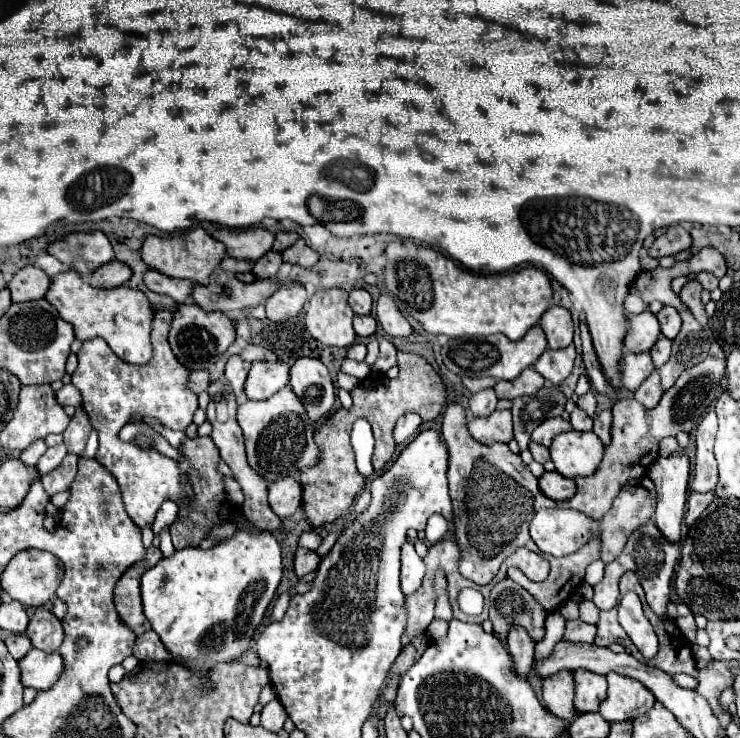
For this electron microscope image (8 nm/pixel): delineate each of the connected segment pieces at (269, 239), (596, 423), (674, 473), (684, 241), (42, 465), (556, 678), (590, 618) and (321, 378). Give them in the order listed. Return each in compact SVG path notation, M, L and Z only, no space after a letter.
M217 229L213 237L225 243L229 257L245 261L257 261L273 247L273 233L267 229Z
M601 411L593 419L593 431L605 445L609 445L609 429L611 429L611 411Z
M685 453L657 457L657 461L647 469L647 475L657 489L655 525L669 543L679 543L687 501L689 459Z
M675 225L653 241L653 245L649 247L649 255L653 259L659 259L665 255L675 255L679 251L685 251L689 247L691 247L691 235L681 225Z
M61 443L61 445L55 445L55 447L49 447L45 453L43 453L43 457L37 461L37 473L43 477L45 473L49 473L49 471L53 471L55 467L59 467L61 465L61 461L63 461L63 457L67 455L67 449L65 449L65 445Z
M561 671L543 681L543 703L559 719L571 721L577 713L573 705L573 673Z
M581 599L578 604L579 607L579 619L589 624L596 624L599 620L600 610L596 607L593 601L587 601L587 599Z
M299 357L289 373L289 387L297 399L305 405L311 421L319 421L329 415L335 403L335 387L329 369L311 357Z

